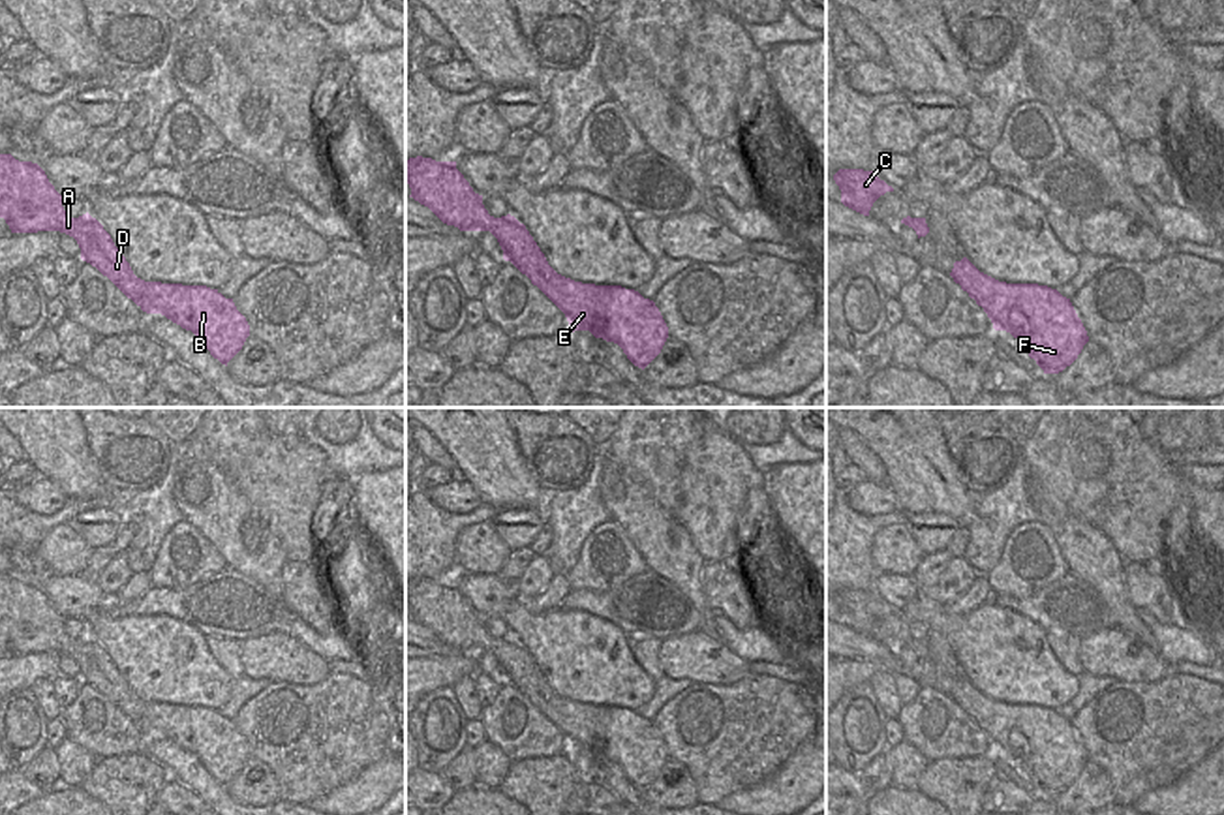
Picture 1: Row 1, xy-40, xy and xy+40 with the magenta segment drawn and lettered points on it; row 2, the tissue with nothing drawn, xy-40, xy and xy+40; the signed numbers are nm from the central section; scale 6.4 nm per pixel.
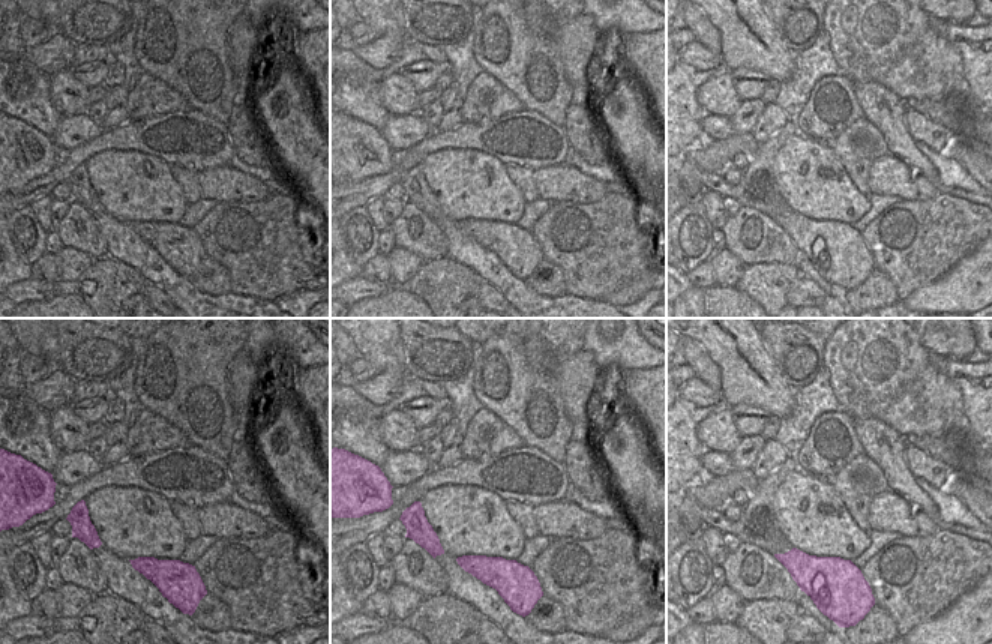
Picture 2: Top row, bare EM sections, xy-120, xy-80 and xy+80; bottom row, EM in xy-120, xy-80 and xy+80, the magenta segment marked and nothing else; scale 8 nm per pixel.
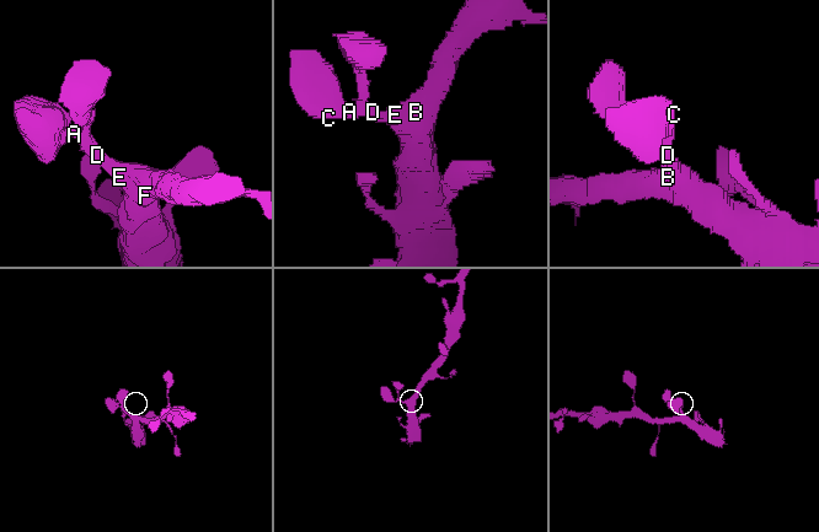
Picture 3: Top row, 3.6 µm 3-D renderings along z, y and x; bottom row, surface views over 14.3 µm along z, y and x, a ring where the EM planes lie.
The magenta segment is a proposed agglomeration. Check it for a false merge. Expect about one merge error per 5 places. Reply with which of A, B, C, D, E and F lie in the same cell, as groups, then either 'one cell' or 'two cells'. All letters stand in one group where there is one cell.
A B C D E F; one cell

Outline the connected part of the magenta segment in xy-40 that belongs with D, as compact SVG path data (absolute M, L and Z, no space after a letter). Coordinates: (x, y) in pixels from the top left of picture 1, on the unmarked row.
M0 575L0 638L11 654L60 652L73 657L81 680L107 697L143 732L161 734L191 751L227 787L250 757L250 746L233 719L207 706L137 699L103 646L88 633L68 637L62 620L38 584Z

